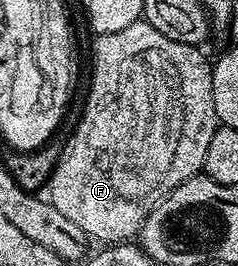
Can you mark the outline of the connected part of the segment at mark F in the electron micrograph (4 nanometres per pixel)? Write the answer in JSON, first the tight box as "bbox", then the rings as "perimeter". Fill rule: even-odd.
{"bbox":[46,21,217,245],"perimeter":[[[146,21],[125,25],[125,29],[117,29],[117,33],[95,35],[93,41],[95,41],[95,56],[91,59],[91,88],[87,91],[87,104],[83,107],[83,116],[80,117],[75,132],[71,136],[69,134],[66,136],[63,156],[57,161],[46,190],[51,191],[49,202],[65,217],[69,217],[73,225],[78,225],[92,240],[100,239],[103,242],[100,244],[114,245],[134,240],[138,236],[156,196],[169,194],[177,185],[203,171],[205,153],[209,153],[209,141],[213,141],[213,133],[217,126],[213,109],[212,64],[209,59],[207,63],[206,57],[199,52],[200,48],[196,44],[173,41],[165,37],[165,33],[157,33],[157,29],[153,29],[153,25],[149,25]]]}

